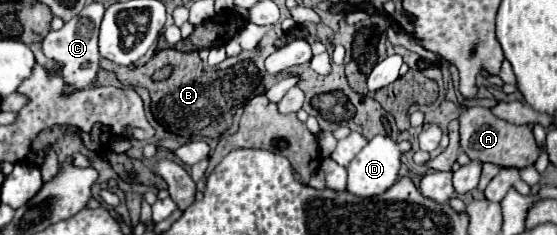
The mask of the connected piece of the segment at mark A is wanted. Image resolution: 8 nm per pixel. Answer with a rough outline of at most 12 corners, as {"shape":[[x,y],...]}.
{"shape":[[490,109],[460,113],[470,159],[530,167],[540,155],[528,125]]}

